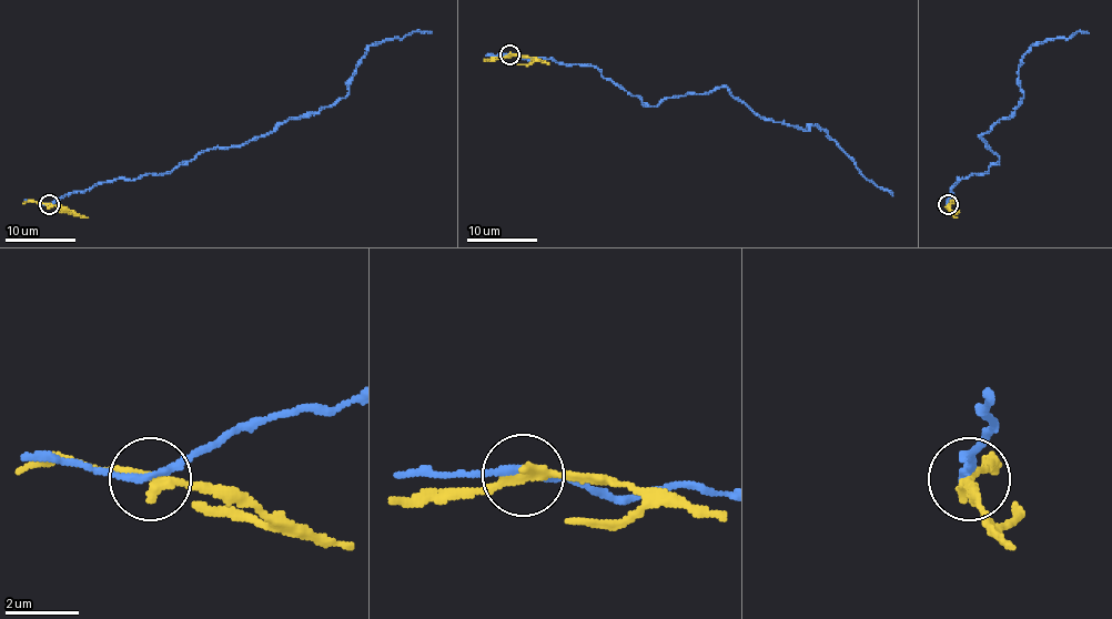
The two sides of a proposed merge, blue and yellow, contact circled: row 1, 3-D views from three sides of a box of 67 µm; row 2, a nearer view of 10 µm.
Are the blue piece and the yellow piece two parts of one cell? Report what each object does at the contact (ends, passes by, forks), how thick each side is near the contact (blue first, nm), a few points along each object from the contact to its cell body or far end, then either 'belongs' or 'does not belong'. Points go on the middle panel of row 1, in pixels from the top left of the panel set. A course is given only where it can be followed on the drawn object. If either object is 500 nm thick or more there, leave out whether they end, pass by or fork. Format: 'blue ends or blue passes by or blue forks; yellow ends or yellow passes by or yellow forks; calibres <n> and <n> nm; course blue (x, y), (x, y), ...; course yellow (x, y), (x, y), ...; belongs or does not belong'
blue passes by; yellow passes by; calibres 200 and 240 nm; course blue (508, 56), (590, 64), (650, 107), (726, 87), (761, 117), (807, 131), (817, 125), (868, 180), (892, 195); course yellow (511, 56), (527, 56), (548, 64); does not belong

